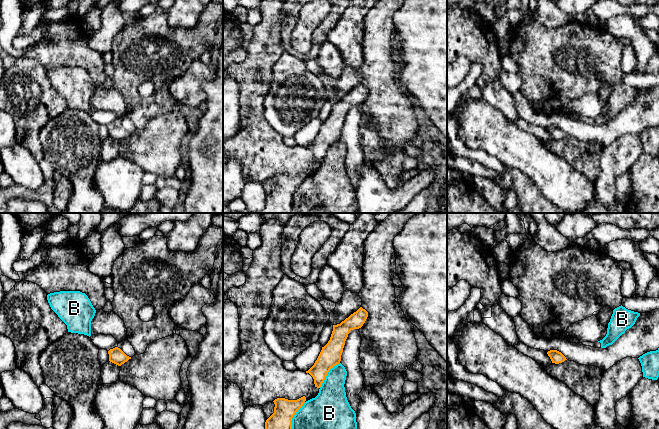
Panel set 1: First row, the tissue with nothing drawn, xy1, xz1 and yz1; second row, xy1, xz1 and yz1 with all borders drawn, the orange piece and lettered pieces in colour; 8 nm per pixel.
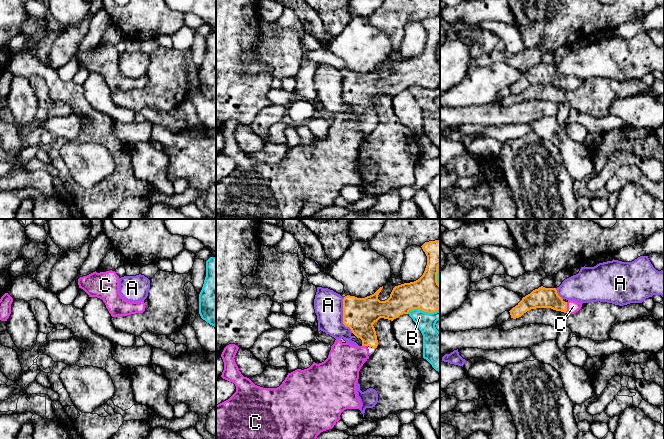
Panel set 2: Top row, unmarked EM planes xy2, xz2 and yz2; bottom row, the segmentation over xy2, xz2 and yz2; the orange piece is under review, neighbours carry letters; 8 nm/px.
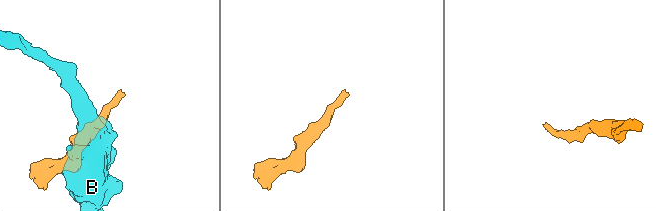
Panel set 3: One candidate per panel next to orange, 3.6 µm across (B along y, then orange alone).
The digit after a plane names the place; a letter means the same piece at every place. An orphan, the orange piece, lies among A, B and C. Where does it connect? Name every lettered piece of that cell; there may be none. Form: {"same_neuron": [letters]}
{"same_neuron": ["C"]}

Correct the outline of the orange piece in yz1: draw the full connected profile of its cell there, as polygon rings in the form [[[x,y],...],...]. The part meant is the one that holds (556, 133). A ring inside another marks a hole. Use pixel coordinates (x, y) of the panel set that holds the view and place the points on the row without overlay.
[[[550,126],[547,128],[547,130],[550,133],[552,139],[555,139],[555,140],[559,140],[567,136],[566,133],[557,126]]]

